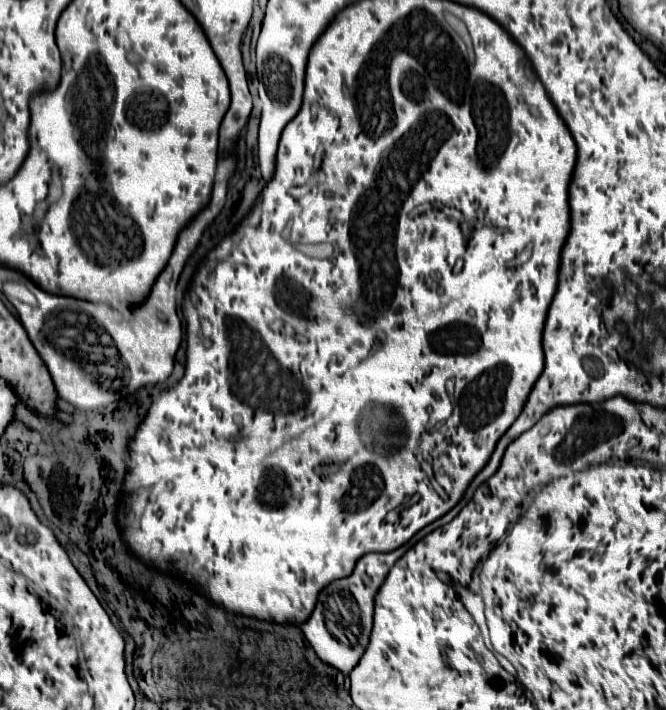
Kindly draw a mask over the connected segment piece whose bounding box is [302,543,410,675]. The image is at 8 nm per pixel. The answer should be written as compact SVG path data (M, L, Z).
M410 543L392 553L368 553L356 563L356 569L350 577L334 581L332 585L324 587L324 591L320 591L312 617L302 625L302 633L320 661L344 675L348 675L358 665L368 647L374 615L374 595L384 583L390 567L406 553L408 547Z

